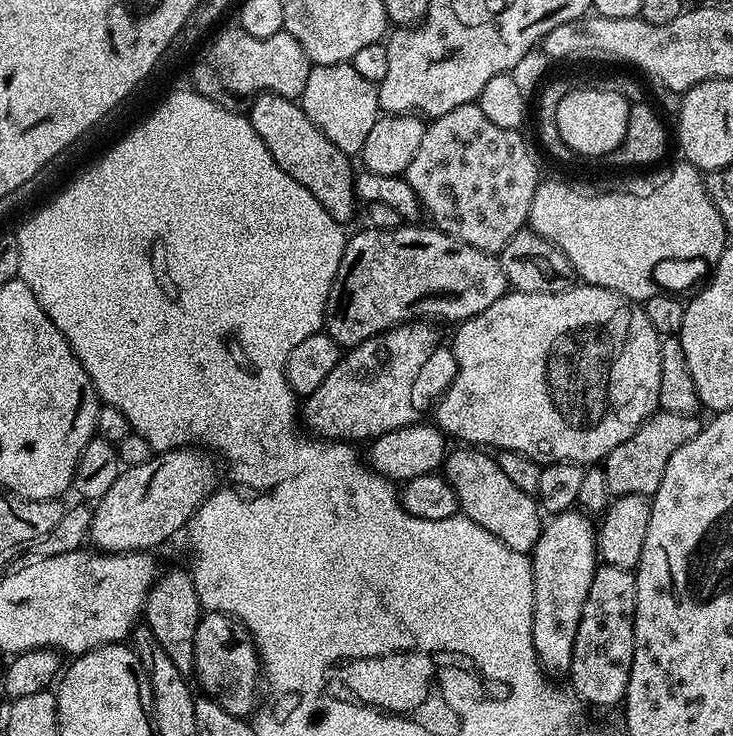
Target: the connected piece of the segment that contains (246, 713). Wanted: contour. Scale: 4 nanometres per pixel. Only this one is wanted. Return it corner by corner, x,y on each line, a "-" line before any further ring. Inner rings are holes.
204,612
200,617
198,622
198,630
194,630
194,666
196,667
194,673
194,680
197,685
198,683
204,687
203,695
205,697
211,698
218,702
218,706
222,706
222,710
226,710
230,714
241,718
248,718
255,713
258,707
258,699
256,700
256,695
259,694
260,688
262,692
262,669
260,666
260,655
256,653
256,644
252,640
252,636
244,628
243,624
239,620
235,620
234,617
226,615
224,612

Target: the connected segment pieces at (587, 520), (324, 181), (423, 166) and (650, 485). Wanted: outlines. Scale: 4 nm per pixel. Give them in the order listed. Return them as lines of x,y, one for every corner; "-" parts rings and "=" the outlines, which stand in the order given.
583,510
557,512
549,520
552,521
541,527
536,547
530,553
534,578
534,650
545,673
568,674
572,671
572,647
582,606
586,606
586,594
590,594
590,582
594,582
598,567
598,528
593,517
=
264,92
251,101
246,115
254,130
258,130
258,138
266,142
266,150
274,154
274,162
278,162
290,178
302,182
302,186
306,186
306,190
310,190
310,194
326,206
330,218
348,222
358,205
353,161
345,152
338,150
338,146
334,146
334,142
330,142
330,138
326,138
314,122
310,122
299,103
273,92
=
479,103
463,104
450,114
435,117
425,127
422,142
414,159
410,162
406,179
419,198
423,211
431,223
440,232
450,234
456,240
466,242
483,252
499,254
528,223
530,202
536,193
536,187
542,182
540,168
536,165
536,156
530,145
524,141
523,131
503,128
490,122
482,114
=
657,411
641,424
640,429
622,446
614,446
610,454
605,456
602,467
606,474
606,486
613,497
626,494
638,494
639,496
653,497
658,486
662,486
662,474
666,474
666,462
678,446
690,442
701,430
702,420
699,415
674,414
673,412

